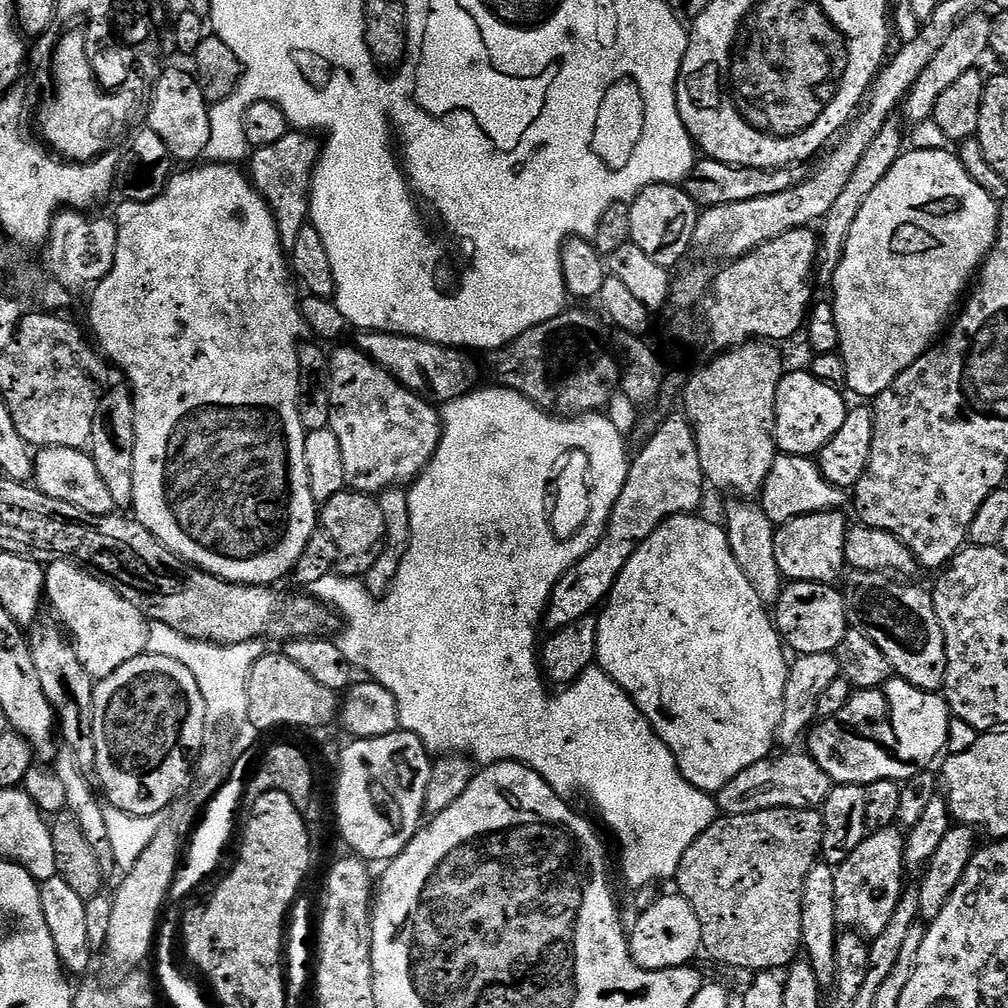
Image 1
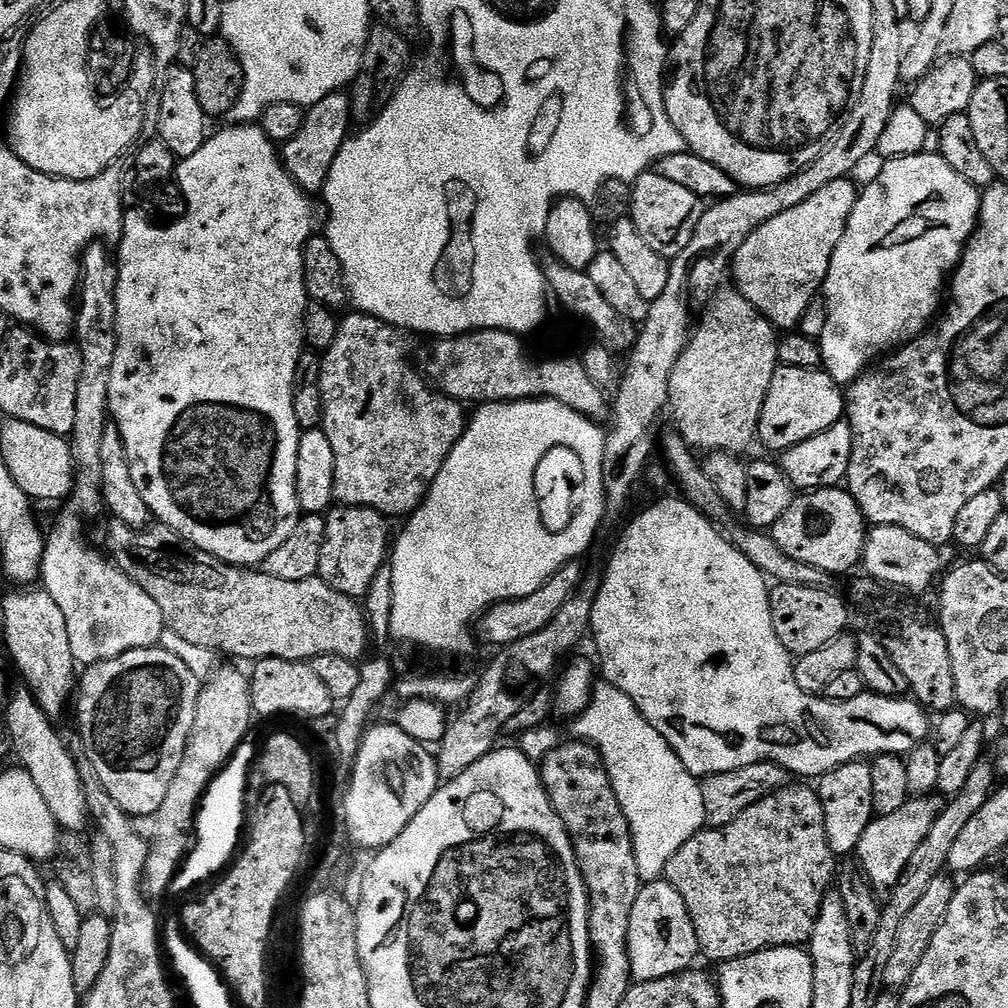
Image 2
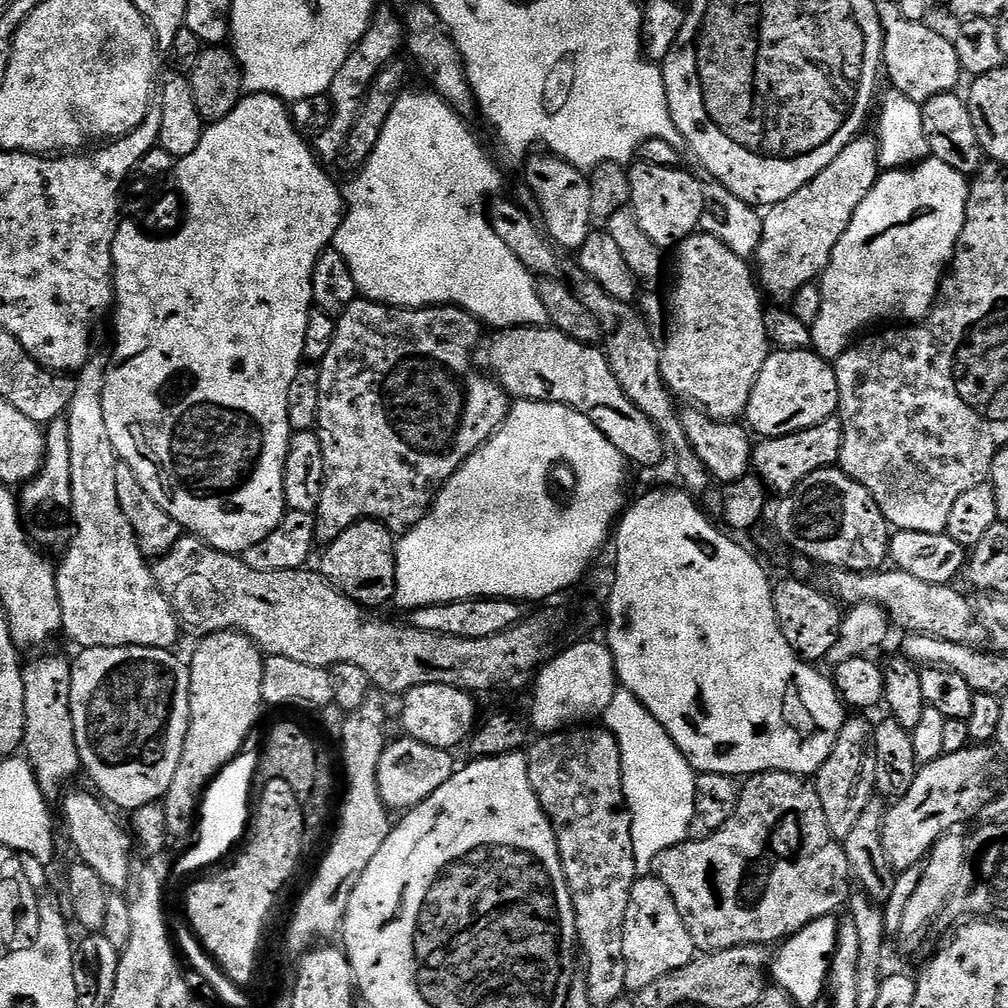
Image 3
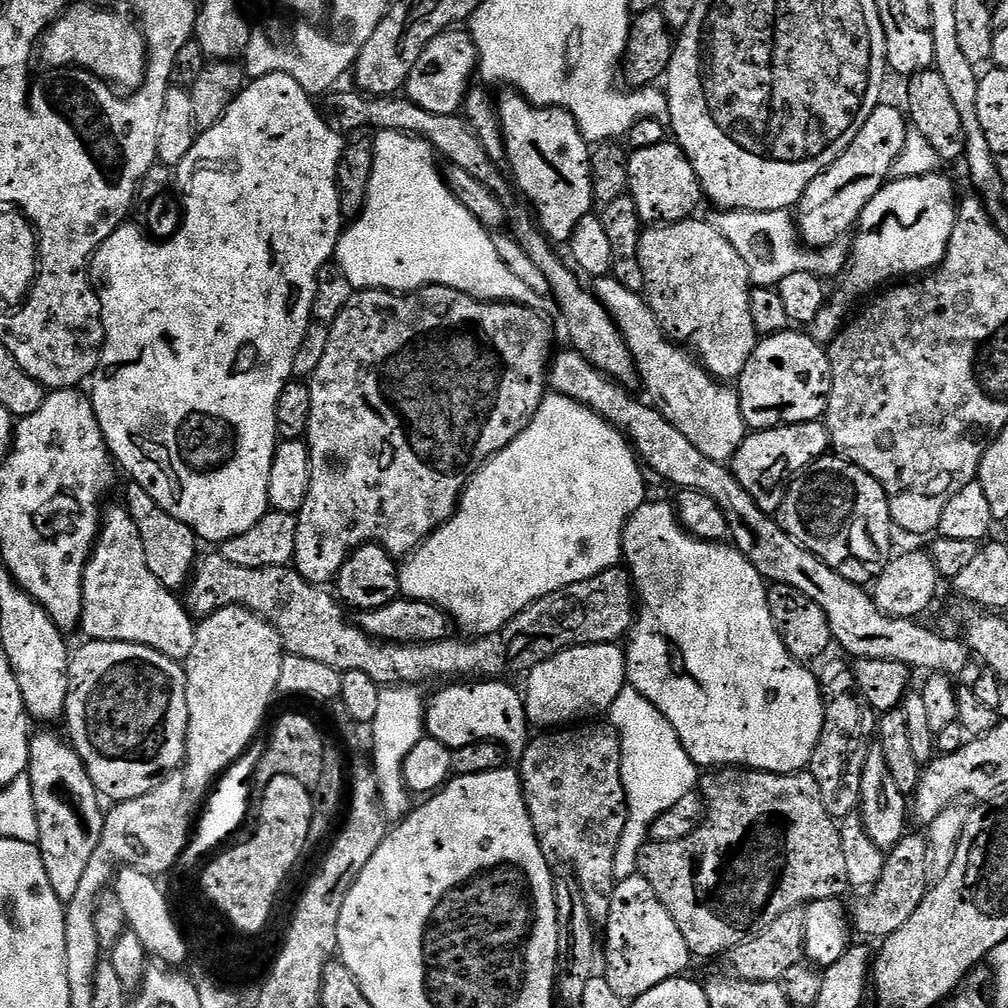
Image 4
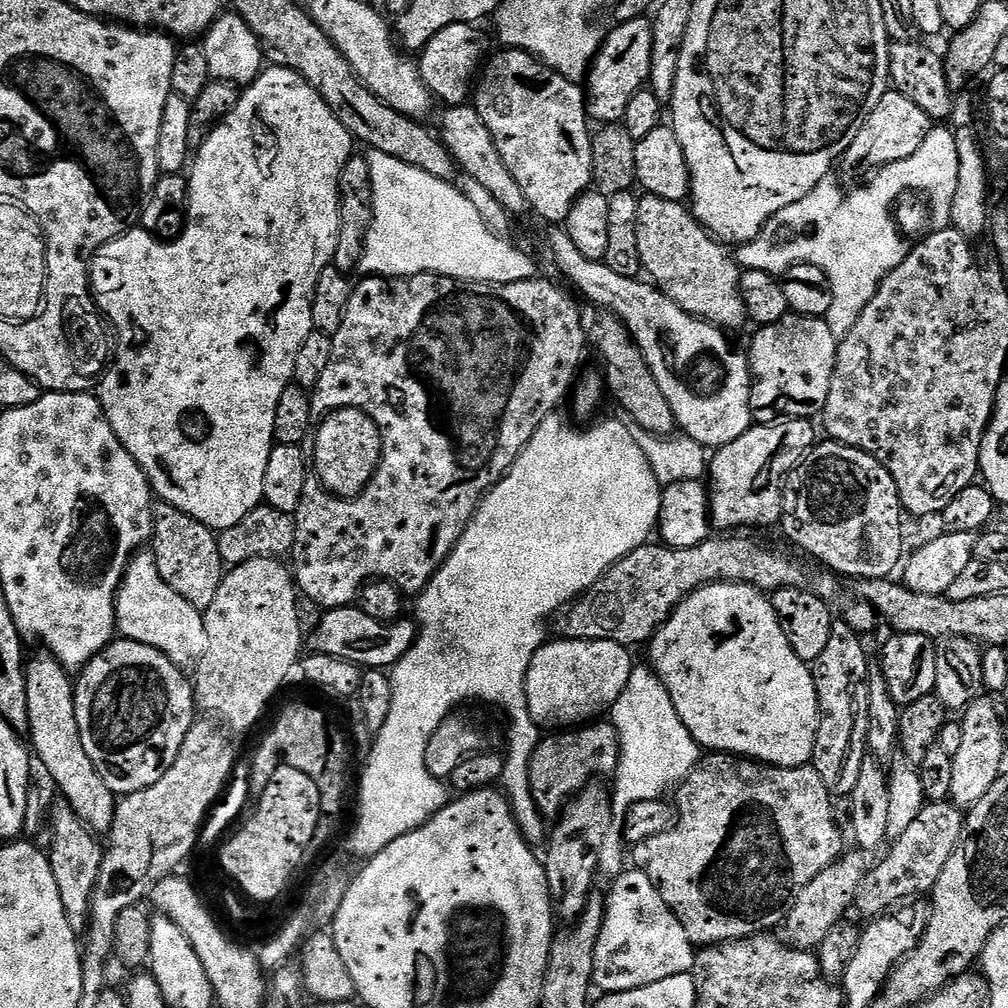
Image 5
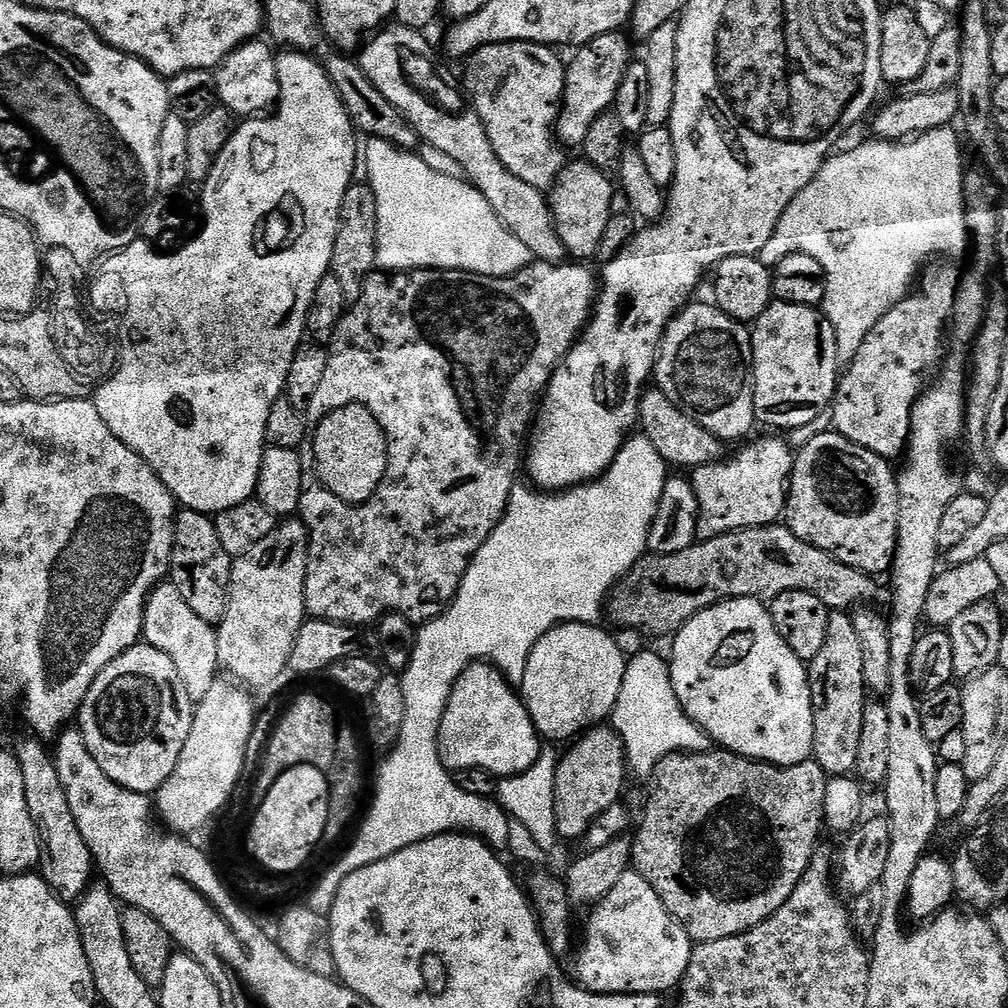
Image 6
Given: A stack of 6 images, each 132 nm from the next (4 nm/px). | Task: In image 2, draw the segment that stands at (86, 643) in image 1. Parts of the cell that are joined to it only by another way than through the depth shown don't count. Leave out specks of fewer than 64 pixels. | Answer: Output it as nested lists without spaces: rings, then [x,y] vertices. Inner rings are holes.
[[[64,520],[53,532],[47,533],[40,567],[42,587],[58,602],[66,617],[70,650],[74,650],[74,658],[80,666],[118,658],[130,650],[155,648],[166,630],[158,602],[100,552],[76,537],[74,521]]]

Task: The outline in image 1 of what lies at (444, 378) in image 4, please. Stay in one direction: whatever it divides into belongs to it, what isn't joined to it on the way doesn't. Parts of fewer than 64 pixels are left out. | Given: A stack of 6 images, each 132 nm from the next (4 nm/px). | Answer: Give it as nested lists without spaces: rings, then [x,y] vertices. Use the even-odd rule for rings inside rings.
[[[352,346],[352,348],[340,348],[336,353],[331,353],[328,356],[326,387],[328,390],[328,401],[330,402],[330,422],[328,423],[328,427],[331,428],[334,438],[338,438],[338,446],[342,446],[342,466],[346,470],[346,485],[351,491],[379,494],[387,488],[411,485],[417,476],[421,476],[424,473],[424,468],[432,461],[436,453],[442,431],[442,416],[435,403],[429,402],[425,397],[419,396],[419,394],[412,392],[408,388],[403,388],[396,379],[388,375],[388,372],[384,368],[380,368],[373,363],[356,346]]]

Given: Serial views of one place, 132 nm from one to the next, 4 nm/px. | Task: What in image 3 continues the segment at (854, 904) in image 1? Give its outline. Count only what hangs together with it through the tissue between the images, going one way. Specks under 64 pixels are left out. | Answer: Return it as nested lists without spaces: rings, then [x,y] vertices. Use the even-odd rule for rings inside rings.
[[[969,746],[957,752],[945,752],[934,762],[917,767],[910,791],[895,801],[884,815],[884,845],[897,873],[920,864],[945,832],[959,829],[959,824],[983,813],[984,805],[994,796],[995,755],[991,747]]]

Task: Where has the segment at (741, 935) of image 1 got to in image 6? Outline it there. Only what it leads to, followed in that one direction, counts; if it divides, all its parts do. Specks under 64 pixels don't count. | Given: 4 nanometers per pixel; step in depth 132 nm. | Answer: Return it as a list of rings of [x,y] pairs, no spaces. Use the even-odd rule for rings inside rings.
[[[709,750],[707,752],[672,752],[666,758],[656,763],[656,769],[652,771],[650,783],[652,789],[648,792],[648,809],[644,812],[644,821],[635,829],[636,836],[632,840],[632,868],[639,872],[646,882],[658,894],[664,908],[672,915],[673,920],[678,921],[692,941],[705,944],[714,942],[718,938],[730,938],[743,932],[749,932],[754,926],[761,924],[766,918],[770,918],[794,894],[802,874],[810,866],[812,857],[818,851],[816,843],[820,840],[820,830],[824,821],[823,802],[826,798],[826,786],[829,779],[827,772],[809,758],[801,764],[791,764],[781,768],[779,764],[765,764],[762,760],[749,760],[747,756],[737,756],[731,750]]]

